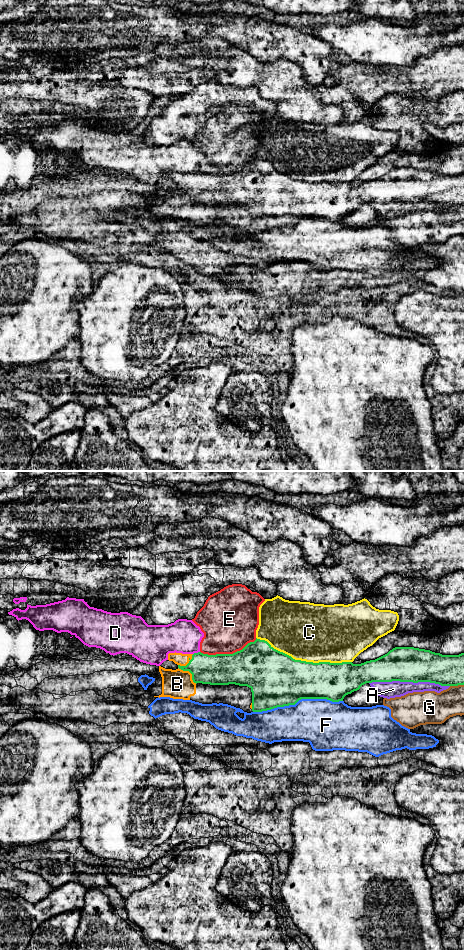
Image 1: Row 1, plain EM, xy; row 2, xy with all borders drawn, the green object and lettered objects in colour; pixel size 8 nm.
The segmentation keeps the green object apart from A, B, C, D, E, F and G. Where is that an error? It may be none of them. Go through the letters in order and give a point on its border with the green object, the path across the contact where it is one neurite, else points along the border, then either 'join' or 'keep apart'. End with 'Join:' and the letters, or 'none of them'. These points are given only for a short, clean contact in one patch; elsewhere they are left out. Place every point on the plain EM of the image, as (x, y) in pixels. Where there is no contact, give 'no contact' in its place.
A: xy (409, 201) | keep apart
B: xy (190, 192) | join
C: xy (304, 181) | keep apart
D: xy (196, 173) | along xy (199, 171), (193, 174) | keep apart
E: xy (228, 174) | keep apart
F: xy (297, 221) | keep apart
G: xy (456, 205) | keep apart
Join: B

